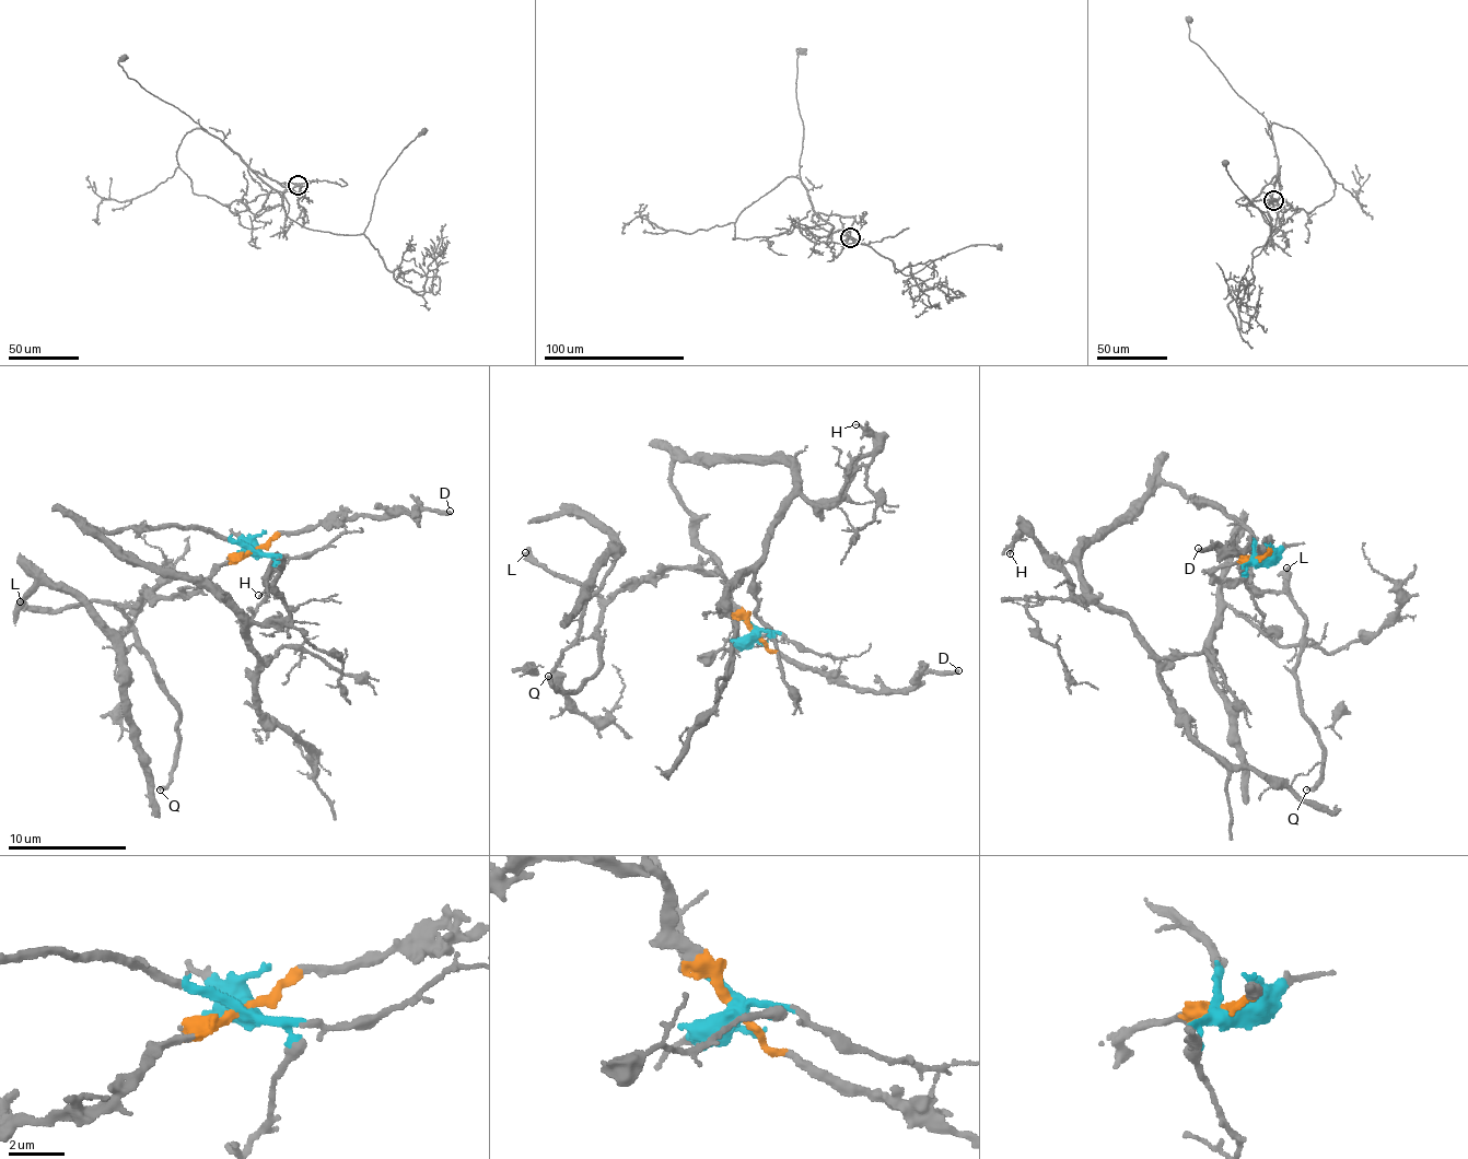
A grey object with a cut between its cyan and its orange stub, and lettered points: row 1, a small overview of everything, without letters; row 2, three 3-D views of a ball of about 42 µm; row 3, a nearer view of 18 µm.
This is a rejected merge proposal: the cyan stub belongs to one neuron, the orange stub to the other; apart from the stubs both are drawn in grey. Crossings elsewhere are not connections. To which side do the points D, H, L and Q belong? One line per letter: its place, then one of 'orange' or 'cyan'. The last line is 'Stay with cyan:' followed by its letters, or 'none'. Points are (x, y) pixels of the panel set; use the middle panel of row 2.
D: place (958, 670); orange
H: place (855, 424); cyan
L: place (525, 552); orange
Q: place (548, 676); orange
Stay with cyan: H

